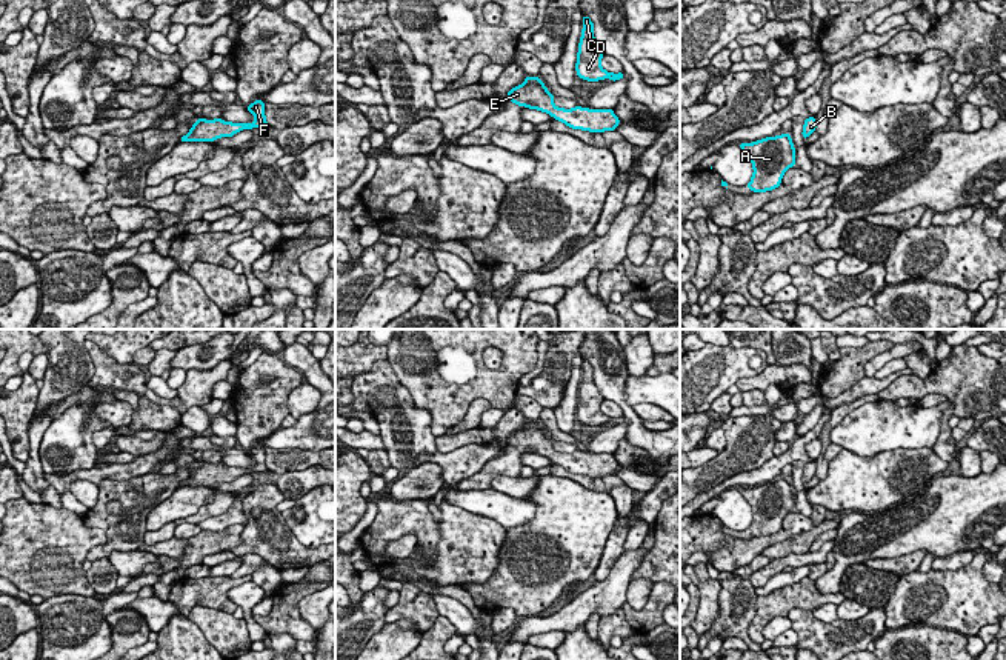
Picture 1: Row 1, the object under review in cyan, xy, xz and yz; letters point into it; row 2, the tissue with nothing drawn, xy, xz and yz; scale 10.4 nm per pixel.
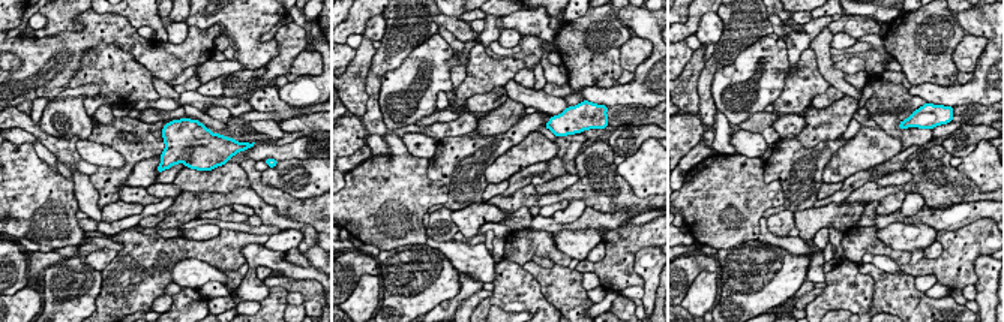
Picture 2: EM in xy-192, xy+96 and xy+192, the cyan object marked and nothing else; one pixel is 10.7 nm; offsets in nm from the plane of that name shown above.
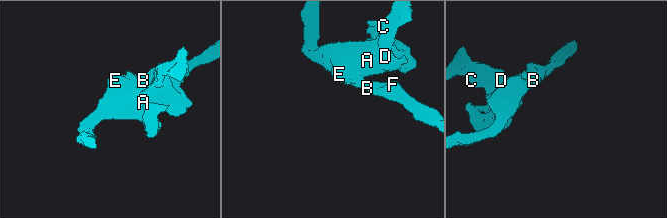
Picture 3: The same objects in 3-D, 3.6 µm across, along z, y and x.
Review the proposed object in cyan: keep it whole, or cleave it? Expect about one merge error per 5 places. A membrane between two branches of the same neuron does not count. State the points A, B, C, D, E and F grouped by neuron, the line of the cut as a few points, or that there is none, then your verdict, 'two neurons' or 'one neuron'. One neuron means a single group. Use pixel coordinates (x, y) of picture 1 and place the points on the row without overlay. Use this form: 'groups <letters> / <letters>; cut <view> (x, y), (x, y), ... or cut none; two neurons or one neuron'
groups A B C D E F; cut none; one neuron

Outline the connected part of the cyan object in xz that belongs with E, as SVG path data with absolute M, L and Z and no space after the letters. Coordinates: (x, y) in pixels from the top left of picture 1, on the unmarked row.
M526 422L521 429L508 437L506 443L518 451L543 455L572 474L605 477L614 475L620 468L612 454L589 454L581 451L572 454L557 452L552 446L554 440L540 422Z

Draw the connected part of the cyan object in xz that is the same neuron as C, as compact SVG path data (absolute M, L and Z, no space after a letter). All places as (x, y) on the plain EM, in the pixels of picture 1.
M583 360L583 374L575 408L577 420L588 426L598 426L603 423L611 423L615 426L623 423L623 417L612 418L601 412L600 406L603 400L603 395L594 383L594 368L588 360Z

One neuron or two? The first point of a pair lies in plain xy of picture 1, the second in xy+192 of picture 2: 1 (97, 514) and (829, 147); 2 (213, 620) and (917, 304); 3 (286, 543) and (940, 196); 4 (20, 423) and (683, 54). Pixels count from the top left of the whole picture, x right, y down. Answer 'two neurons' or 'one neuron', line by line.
1: one neuron
2: one neuron
3: one neuron
4: two neurons

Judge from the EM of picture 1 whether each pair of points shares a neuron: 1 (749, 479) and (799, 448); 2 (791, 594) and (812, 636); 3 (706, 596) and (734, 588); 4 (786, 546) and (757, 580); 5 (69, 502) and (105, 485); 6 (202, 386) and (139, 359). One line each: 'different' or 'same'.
1: same
2: different
3: different
4: different
5: different
6: different

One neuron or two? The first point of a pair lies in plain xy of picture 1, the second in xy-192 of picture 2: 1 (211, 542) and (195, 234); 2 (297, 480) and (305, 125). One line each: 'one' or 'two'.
1: two
2: one

